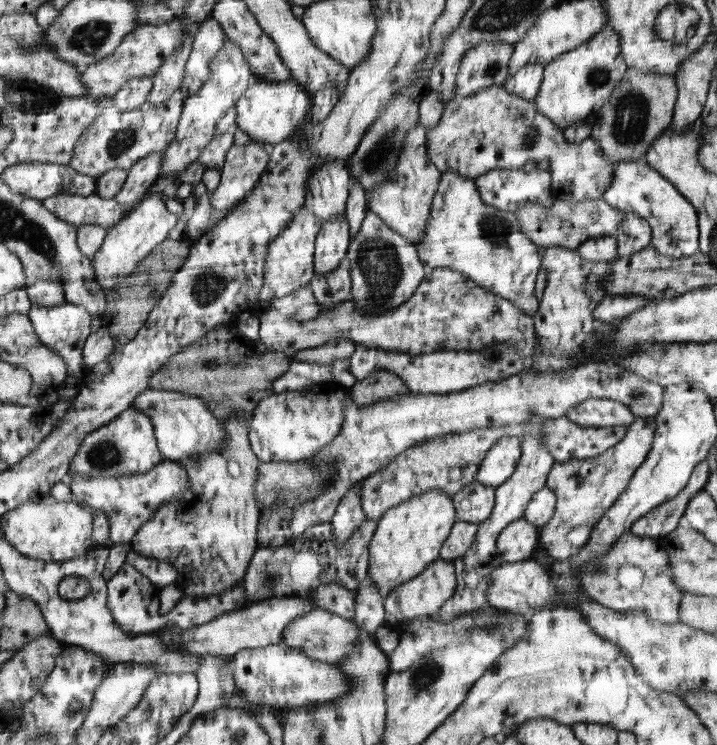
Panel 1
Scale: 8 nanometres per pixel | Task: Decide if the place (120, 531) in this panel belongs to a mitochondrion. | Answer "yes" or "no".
no

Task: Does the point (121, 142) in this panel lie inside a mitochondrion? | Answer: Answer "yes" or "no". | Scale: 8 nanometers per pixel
yes

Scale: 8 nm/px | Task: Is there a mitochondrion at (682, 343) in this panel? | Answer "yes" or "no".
no

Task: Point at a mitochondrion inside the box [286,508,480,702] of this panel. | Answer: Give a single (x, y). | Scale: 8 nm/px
(429, 672)

